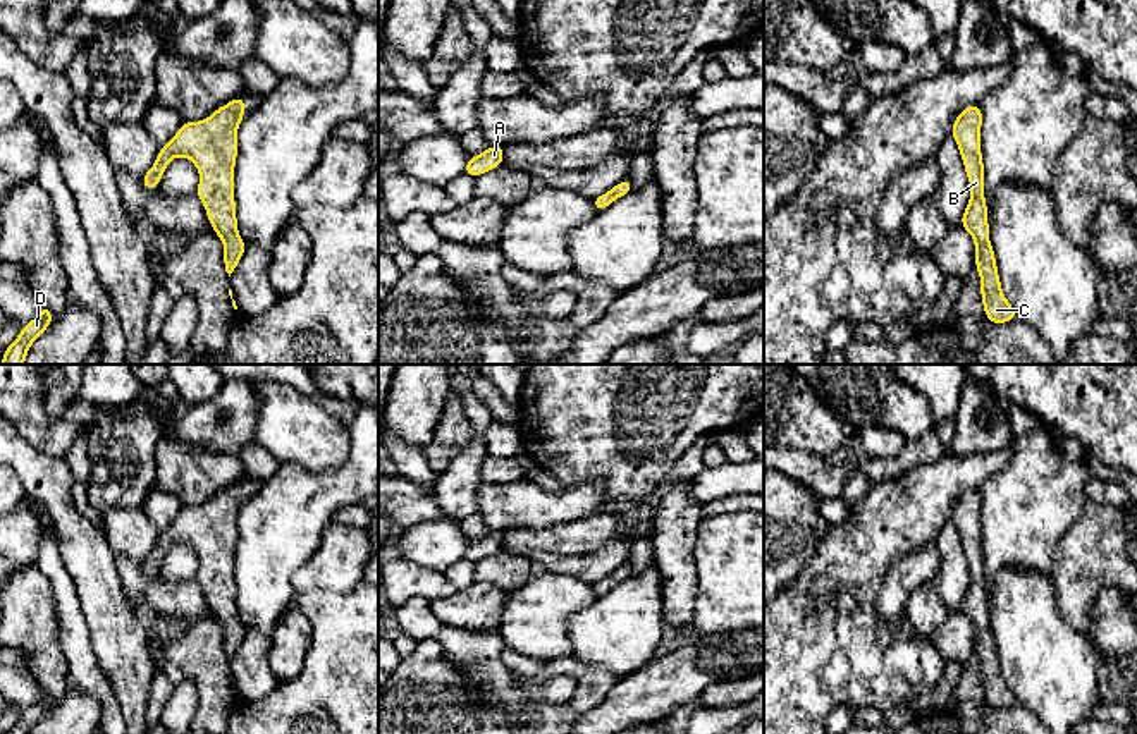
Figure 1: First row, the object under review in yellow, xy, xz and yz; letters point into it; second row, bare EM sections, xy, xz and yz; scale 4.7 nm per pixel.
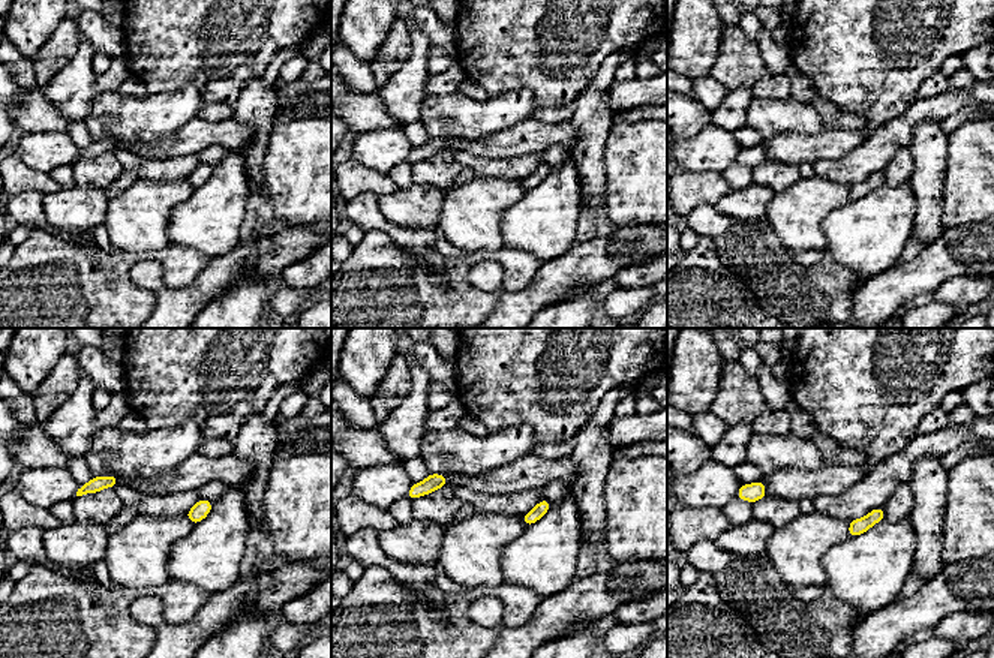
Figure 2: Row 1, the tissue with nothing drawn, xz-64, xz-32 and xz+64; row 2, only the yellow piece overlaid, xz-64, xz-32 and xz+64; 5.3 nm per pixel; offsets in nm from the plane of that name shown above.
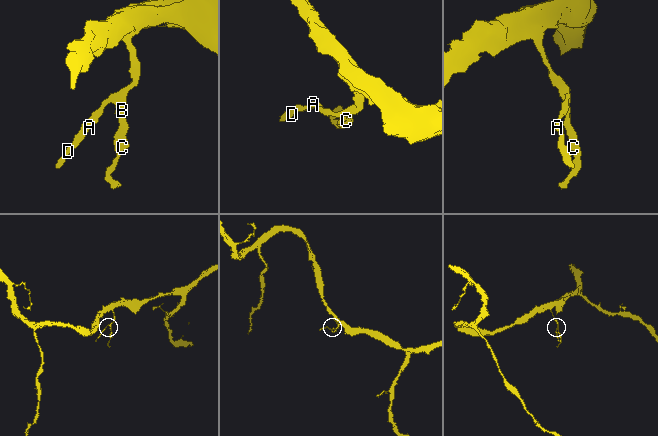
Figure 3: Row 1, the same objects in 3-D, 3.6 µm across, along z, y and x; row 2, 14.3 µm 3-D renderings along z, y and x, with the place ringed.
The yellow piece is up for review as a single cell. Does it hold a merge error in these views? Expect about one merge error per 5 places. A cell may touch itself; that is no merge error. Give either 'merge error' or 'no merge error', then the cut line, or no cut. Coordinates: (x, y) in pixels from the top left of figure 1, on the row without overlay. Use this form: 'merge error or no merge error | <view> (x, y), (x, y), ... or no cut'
no merge error | no cut

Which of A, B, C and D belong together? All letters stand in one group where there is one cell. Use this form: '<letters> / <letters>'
A B C D

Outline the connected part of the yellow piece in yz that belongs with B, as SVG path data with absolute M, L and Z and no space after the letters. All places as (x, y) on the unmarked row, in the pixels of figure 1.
M980 490L963 493L951 512L970 566L970 586L960 609L975 626L975 653L980 660L982 691L989 708L1008 708L1017 698L1001 676L996 641L989 627L987 591L984 583L984 547L980 538Z

